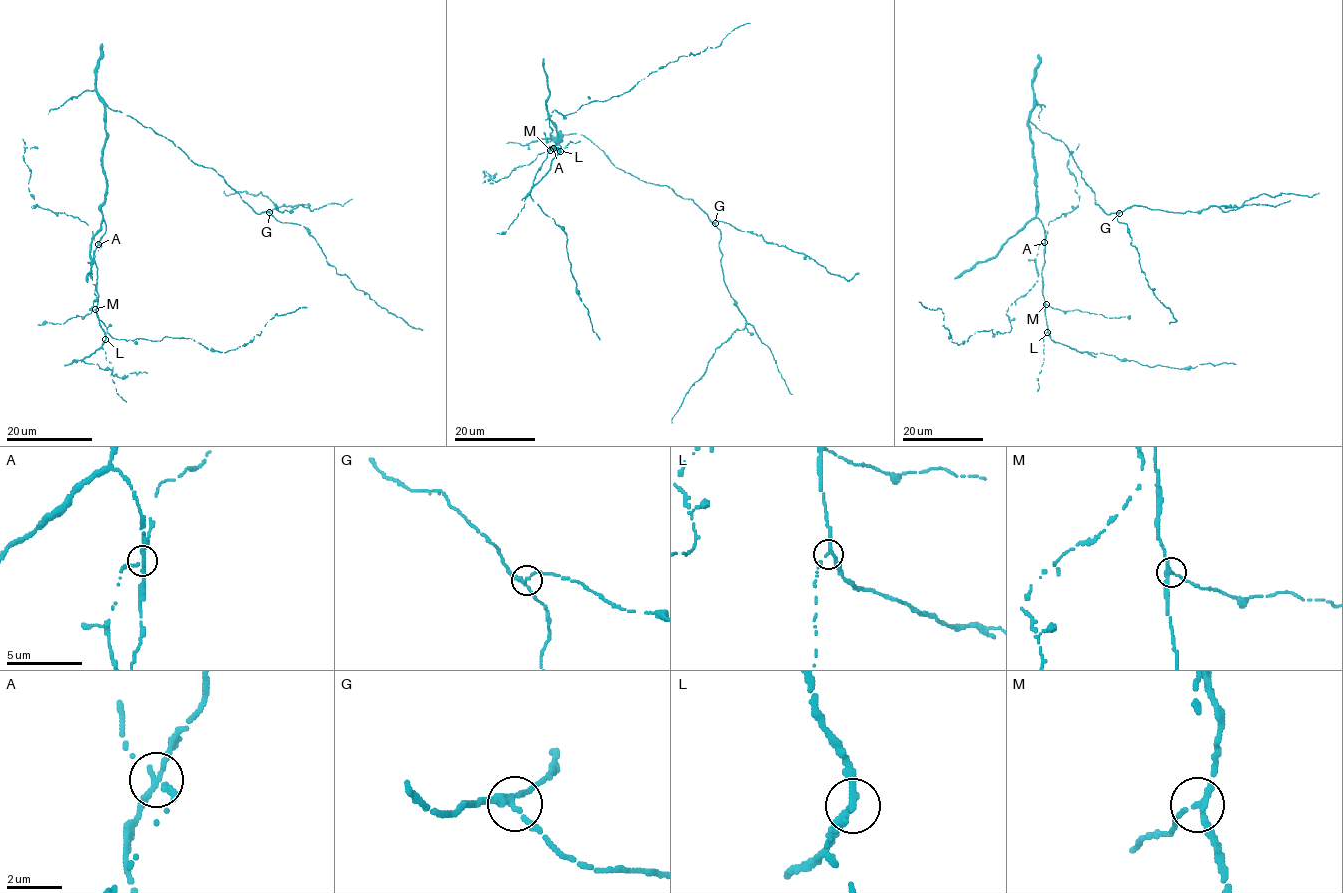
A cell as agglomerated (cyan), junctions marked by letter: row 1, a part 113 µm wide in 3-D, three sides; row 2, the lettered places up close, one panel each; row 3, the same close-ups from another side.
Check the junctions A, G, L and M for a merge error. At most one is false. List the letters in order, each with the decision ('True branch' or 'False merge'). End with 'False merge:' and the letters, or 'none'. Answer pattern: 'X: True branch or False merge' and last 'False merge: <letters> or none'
A: False merge
G: True branch
L: True branch
M: True branch
False merge: A

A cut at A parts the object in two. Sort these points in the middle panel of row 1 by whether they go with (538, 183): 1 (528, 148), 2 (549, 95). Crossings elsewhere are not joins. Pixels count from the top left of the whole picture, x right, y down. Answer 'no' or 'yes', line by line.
1: yes
2: yes

